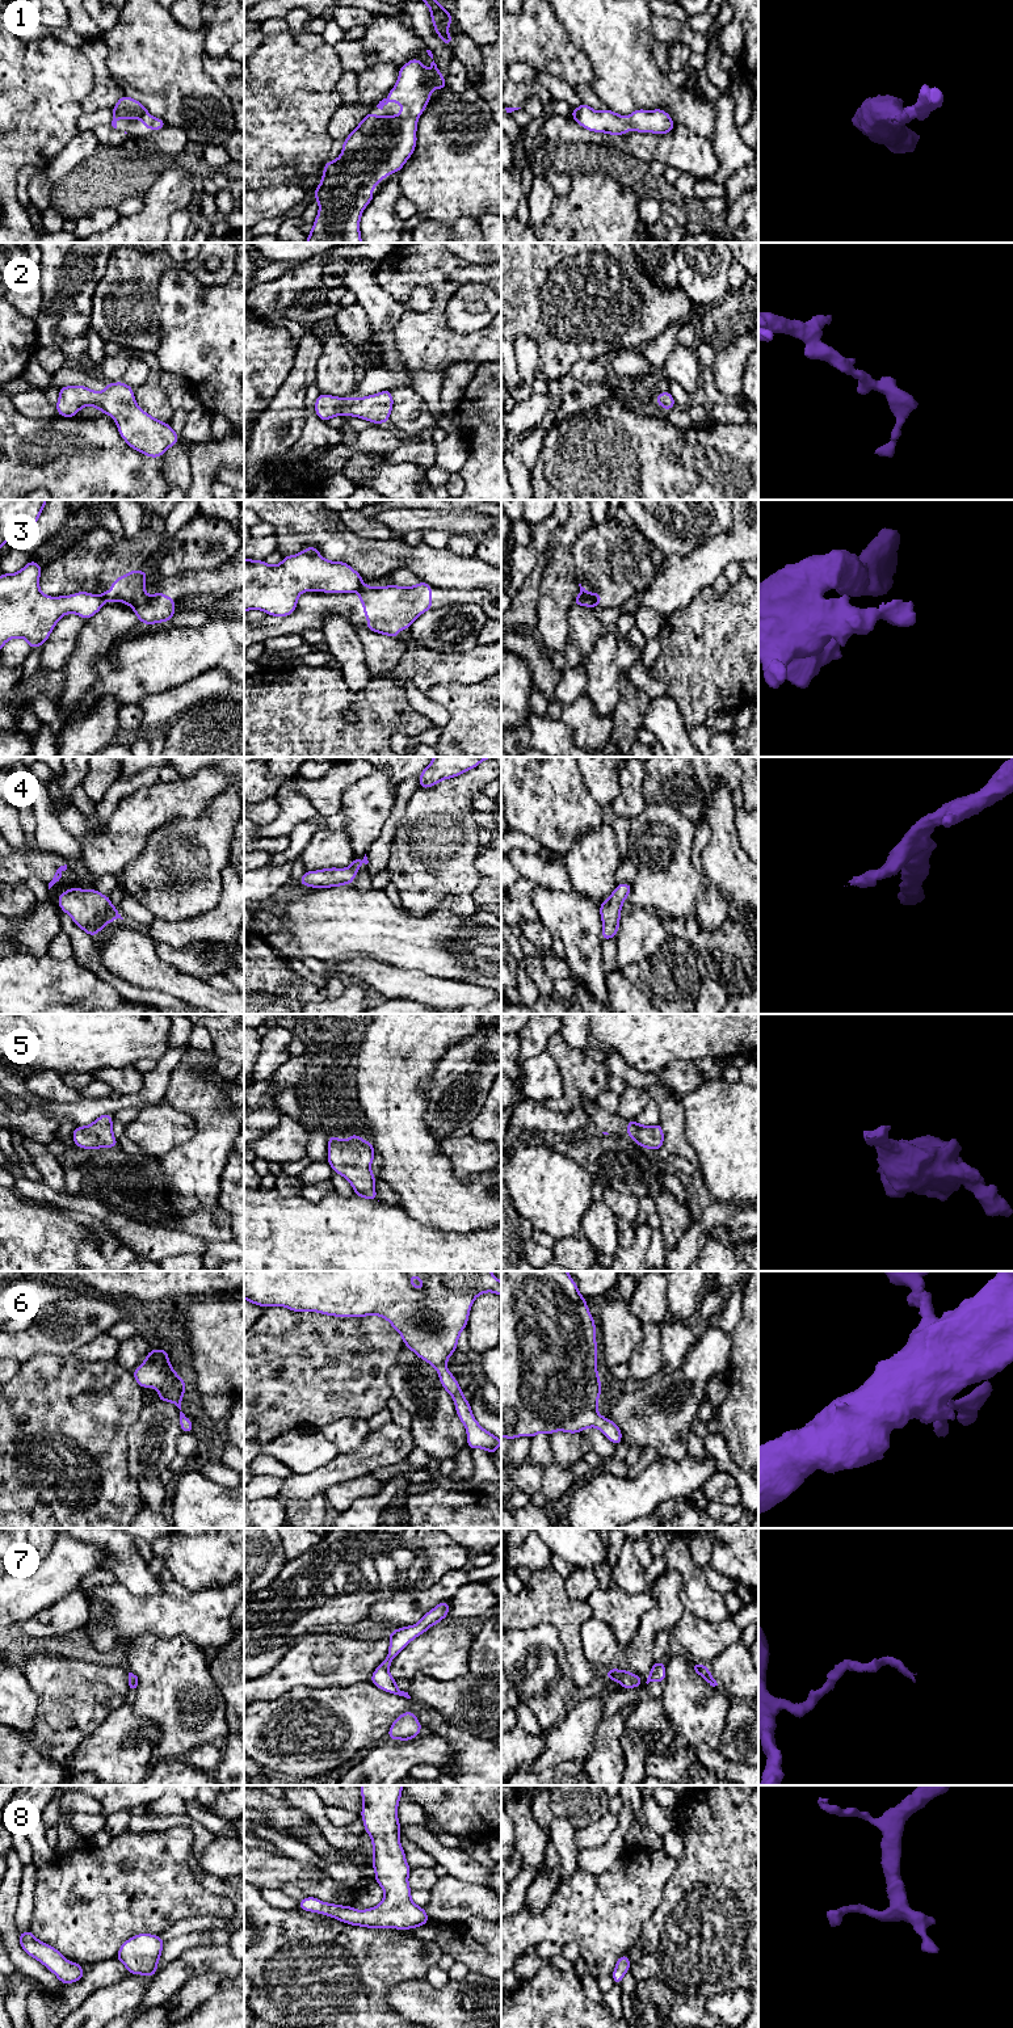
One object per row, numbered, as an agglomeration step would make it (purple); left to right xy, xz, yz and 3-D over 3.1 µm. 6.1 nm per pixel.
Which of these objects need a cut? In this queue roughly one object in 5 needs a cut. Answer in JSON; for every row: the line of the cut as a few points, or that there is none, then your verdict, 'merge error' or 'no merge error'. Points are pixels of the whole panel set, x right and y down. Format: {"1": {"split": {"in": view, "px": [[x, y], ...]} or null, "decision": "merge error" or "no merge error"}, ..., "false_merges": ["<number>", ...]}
{"1": {"split": null, "decision": "no merge error"}, "2": {"split": null, "decision": "no merge error"}, "3": {"split": {"in": "yz", "px": [[580, 590], [595, 606]]}, "decision": "merge error"}, "4": {"split": null, "decision": "no merge error"}, "5": {"split": null, "decision": "no merge error"}, "6": {"split": null, "decision": "no merge error"}, "7": {"split": null, "decision": "no merge error"}, "8": {"split": null, "decision": "no merge error"}, "false_merges": ["3"]}

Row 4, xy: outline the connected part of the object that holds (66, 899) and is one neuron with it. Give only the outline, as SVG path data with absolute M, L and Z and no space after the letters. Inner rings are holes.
M72 887L58 897L59 908L71 916L75 925L88 935L94 937L105 925L114 920L123 920L109 899L97 889L83 891Z

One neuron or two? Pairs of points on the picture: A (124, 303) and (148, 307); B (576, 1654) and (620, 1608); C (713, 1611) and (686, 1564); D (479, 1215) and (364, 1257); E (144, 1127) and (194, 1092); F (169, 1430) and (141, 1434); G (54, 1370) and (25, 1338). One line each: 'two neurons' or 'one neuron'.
A: one neuron
B: two neurons
C: one neuron
D: two neurons
E: two neurons
F: one neuron
G: two neurons

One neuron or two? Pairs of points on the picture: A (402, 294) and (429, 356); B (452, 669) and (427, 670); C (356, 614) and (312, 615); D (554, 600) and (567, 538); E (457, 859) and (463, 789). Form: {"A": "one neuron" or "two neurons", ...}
{"A": "one neuron", "B": "one neuron", "C": "one neuron", "D": "one neuron", "E": "one neuron"}

